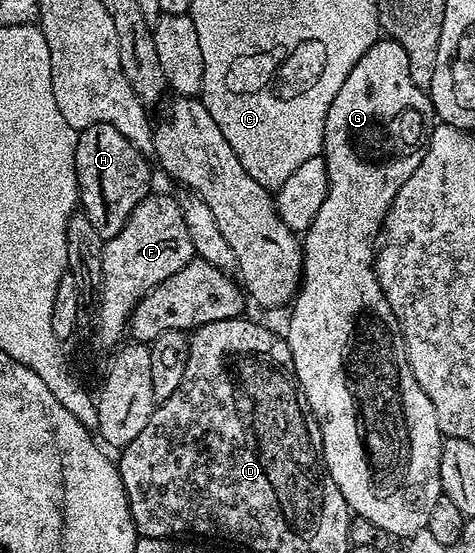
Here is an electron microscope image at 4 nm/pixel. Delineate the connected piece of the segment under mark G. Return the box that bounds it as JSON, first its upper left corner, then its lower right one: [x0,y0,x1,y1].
[283,38,443,537]

